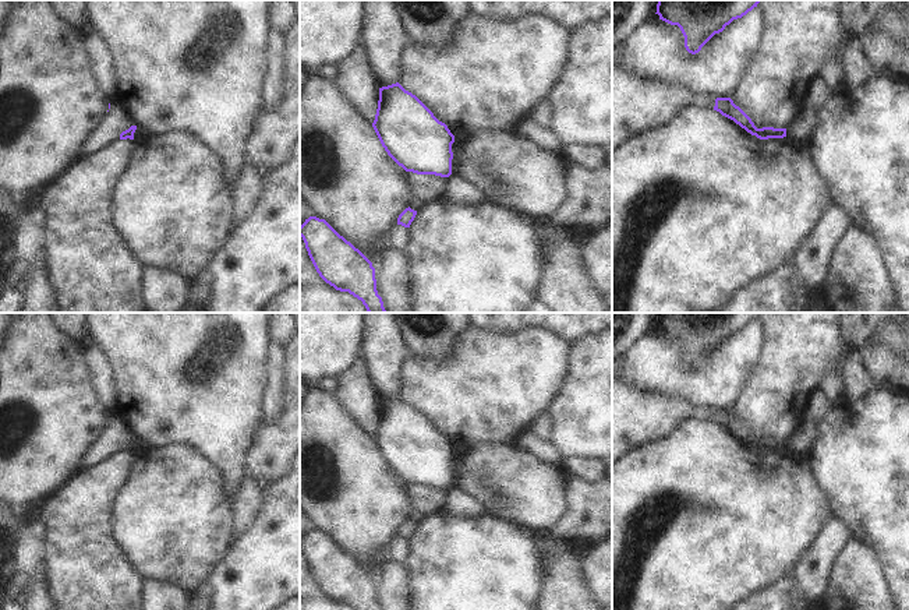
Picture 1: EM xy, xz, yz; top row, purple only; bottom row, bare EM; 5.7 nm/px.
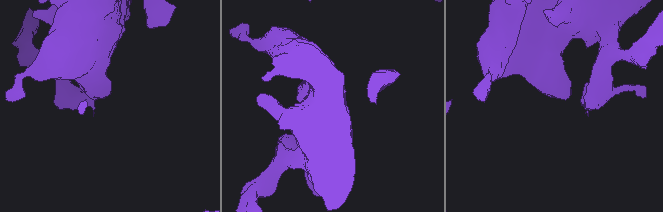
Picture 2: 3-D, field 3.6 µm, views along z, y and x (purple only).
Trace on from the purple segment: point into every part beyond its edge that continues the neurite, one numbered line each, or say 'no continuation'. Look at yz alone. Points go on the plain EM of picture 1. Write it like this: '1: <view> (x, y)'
no continuation.

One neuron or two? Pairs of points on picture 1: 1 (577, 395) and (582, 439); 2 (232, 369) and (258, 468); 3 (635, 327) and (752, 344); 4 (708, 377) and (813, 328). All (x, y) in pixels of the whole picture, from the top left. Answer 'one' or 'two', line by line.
1: one
2: two
3: two
4: two

